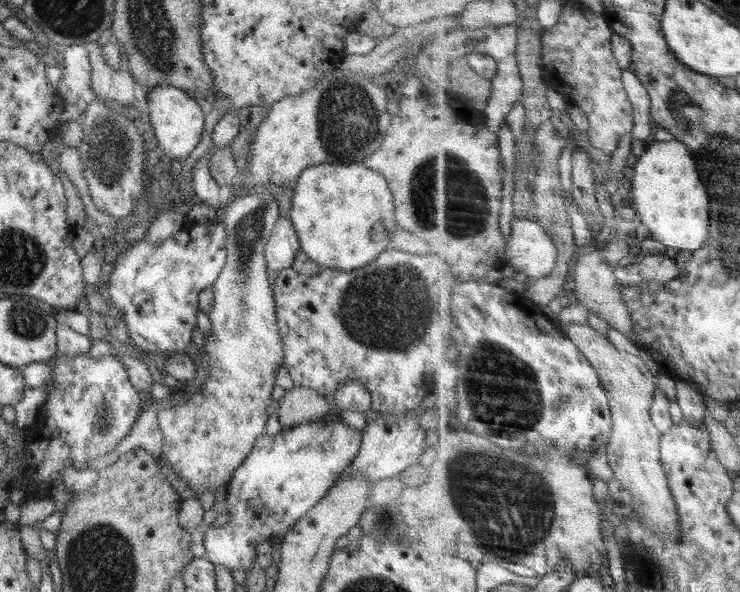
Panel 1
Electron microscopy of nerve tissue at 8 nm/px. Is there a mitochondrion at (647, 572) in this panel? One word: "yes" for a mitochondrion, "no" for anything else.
no

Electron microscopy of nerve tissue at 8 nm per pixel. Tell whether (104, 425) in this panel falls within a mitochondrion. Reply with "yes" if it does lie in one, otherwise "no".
yes

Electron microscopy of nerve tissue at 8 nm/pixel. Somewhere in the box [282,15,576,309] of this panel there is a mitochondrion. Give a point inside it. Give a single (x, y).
(445, 194)

